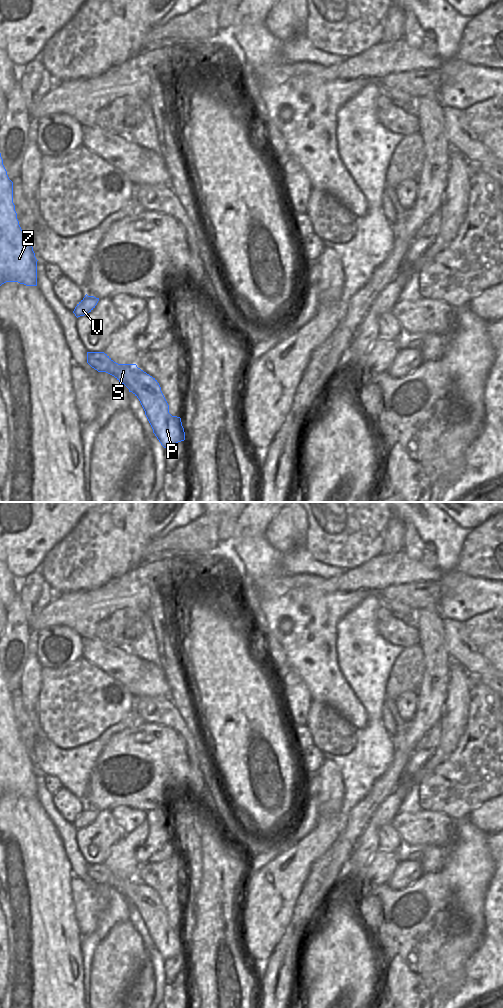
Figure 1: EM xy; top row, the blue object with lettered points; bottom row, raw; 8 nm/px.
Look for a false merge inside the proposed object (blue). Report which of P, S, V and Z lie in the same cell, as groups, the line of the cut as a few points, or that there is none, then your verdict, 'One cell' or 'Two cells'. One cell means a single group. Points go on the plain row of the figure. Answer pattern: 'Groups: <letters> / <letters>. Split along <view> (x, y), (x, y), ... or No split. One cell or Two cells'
Groups: P S V Z. No split. One cell.

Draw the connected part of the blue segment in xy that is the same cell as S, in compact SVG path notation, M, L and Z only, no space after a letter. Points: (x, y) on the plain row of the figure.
M87 864L87 875L124 896L140 913L153 945L166 960L185 952L181 930L169 925L169 917L157 892L136 876L118 876L104 864Z

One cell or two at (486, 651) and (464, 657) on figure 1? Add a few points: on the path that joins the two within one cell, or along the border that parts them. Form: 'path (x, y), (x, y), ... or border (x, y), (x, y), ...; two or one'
border (478, 648), (479, 652), (492, 664); two

